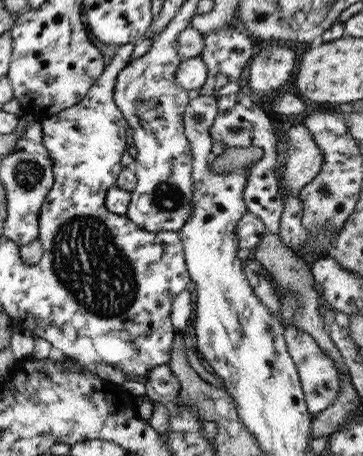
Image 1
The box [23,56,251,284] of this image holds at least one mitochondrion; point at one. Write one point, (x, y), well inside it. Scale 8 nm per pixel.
(168, 197)

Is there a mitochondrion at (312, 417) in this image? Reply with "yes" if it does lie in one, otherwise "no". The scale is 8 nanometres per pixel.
no

